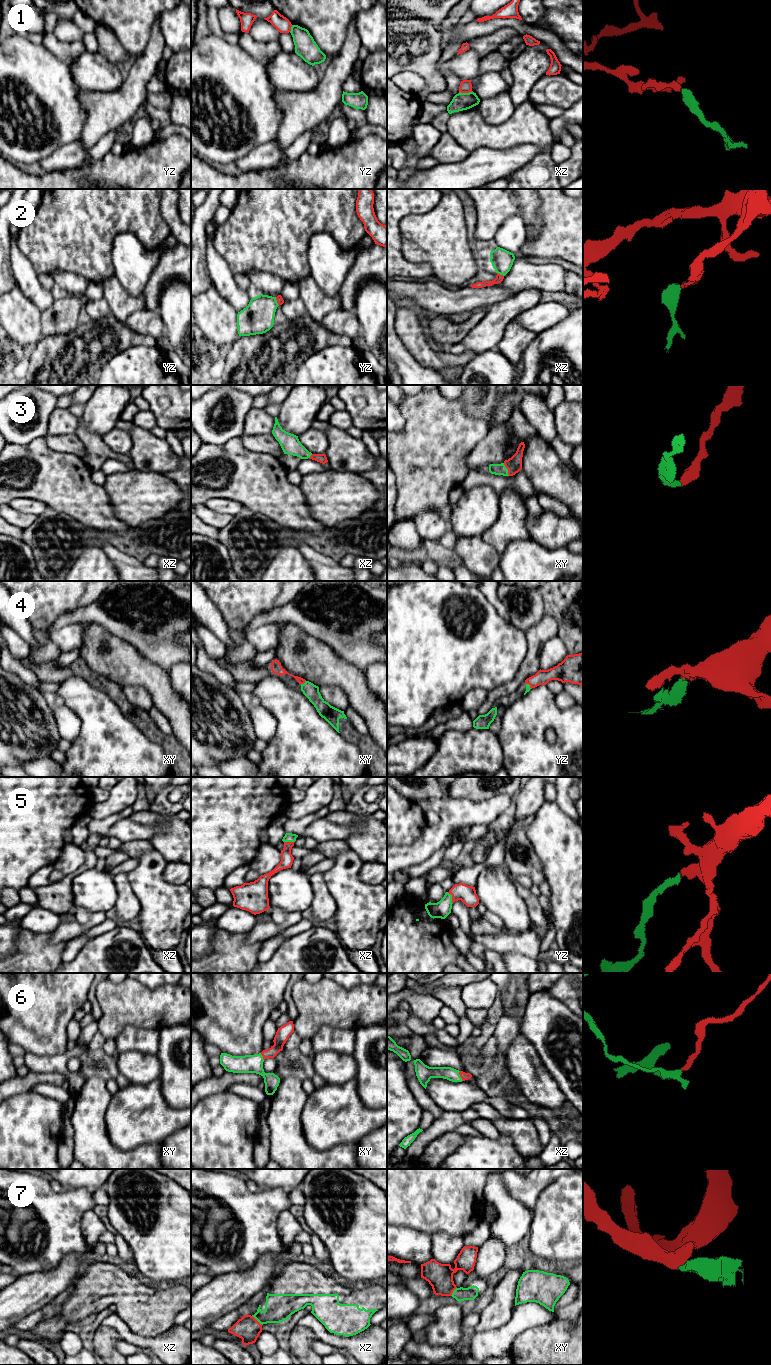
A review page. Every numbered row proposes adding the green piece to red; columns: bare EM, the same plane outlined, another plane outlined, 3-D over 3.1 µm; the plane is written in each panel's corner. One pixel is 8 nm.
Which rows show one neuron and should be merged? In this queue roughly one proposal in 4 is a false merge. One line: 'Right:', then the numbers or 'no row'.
Right: 2, 3, 4, 5, 6, 7

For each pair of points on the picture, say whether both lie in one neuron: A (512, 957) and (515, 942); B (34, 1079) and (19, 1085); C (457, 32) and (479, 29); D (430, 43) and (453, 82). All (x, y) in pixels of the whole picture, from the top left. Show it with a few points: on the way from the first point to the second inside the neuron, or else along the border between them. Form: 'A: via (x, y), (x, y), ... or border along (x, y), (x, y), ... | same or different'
A: border along (501, 953), (505, 951), (519, 952), (535, 960) | different
B: via (30, 1080), (23, 1084) | same
C: via (462, 32), (474, 29) | same
D: border along (443, 76), (446, 88) | different

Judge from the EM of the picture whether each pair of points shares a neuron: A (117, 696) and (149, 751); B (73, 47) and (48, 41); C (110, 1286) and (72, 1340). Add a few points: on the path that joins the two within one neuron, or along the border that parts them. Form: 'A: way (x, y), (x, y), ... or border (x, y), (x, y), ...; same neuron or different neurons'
A: border (117, 705), (120, 711), (149, 739); different neurons
B: way (67, 47), (56, 47), (54, 45); same neuron
C: border (66, 1331), (58, 1342); different neurons

